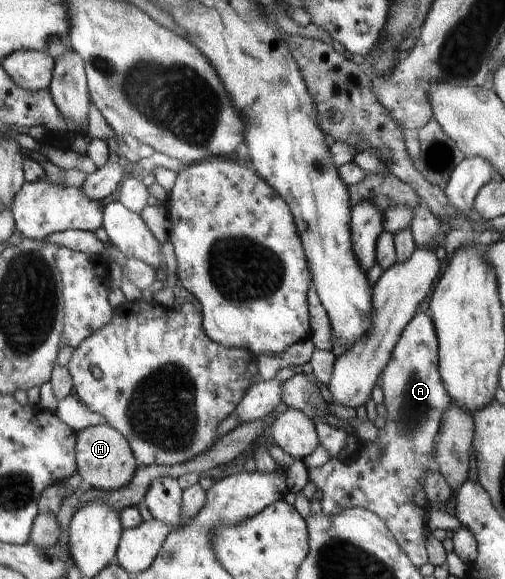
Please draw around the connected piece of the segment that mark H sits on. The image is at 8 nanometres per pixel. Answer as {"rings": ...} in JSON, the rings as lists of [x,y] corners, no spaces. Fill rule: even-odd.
{"rings":[[[107,424],[84,428],[78,432],[76,443],[77,472],[94,490],[115,491],[132,482],[137,468],[136,456],[131,453],[132,446],[120,431]]]}

